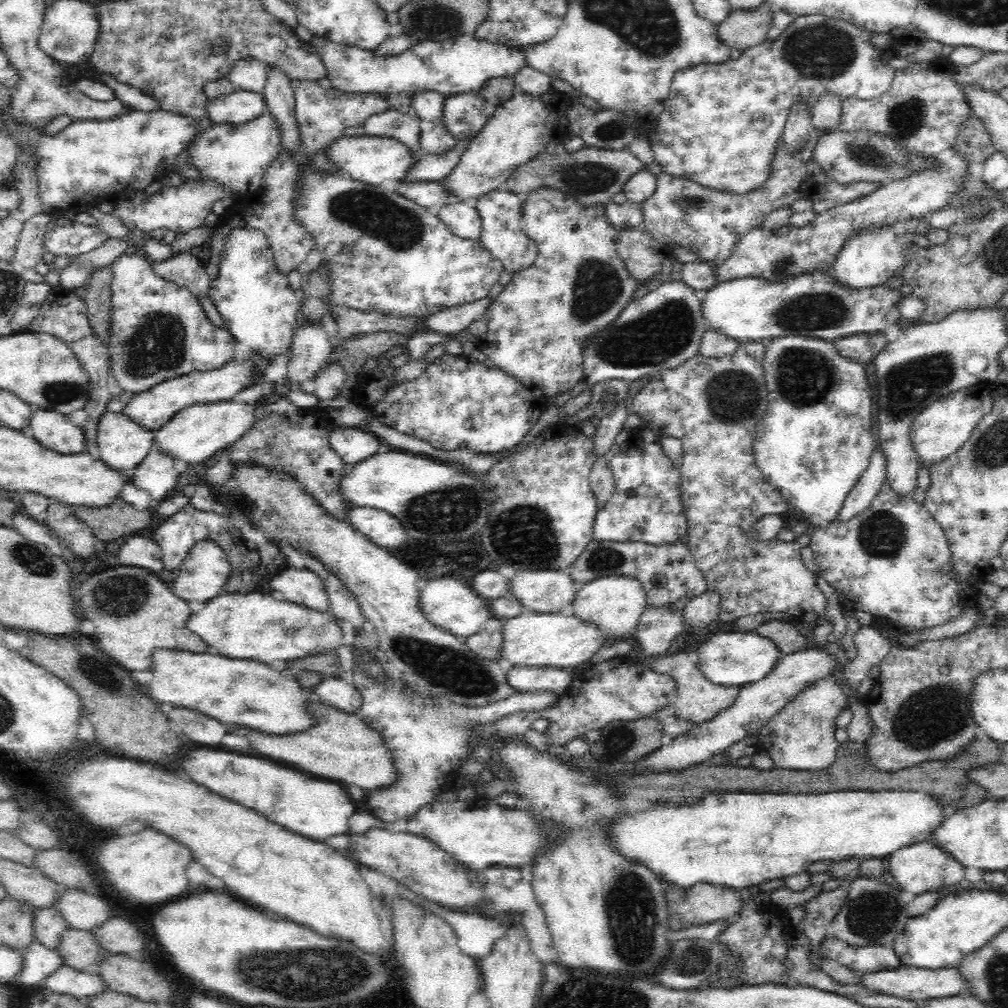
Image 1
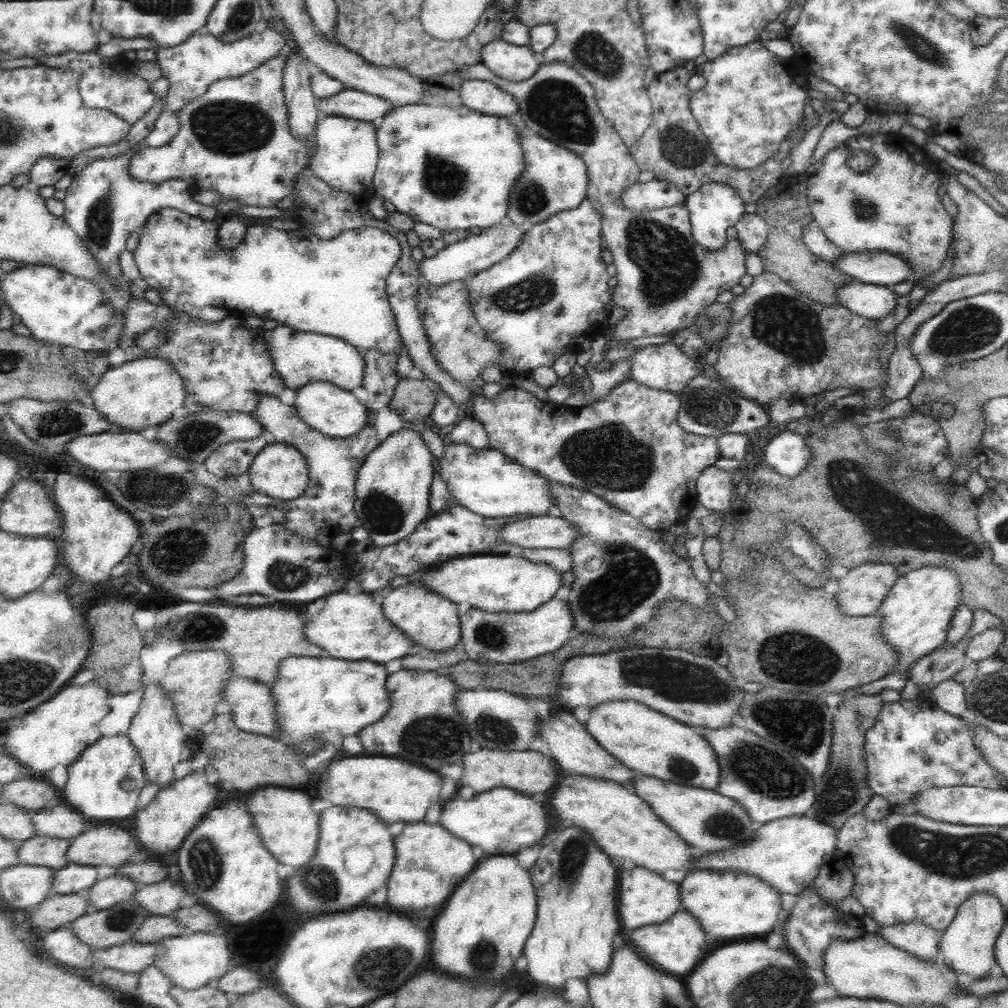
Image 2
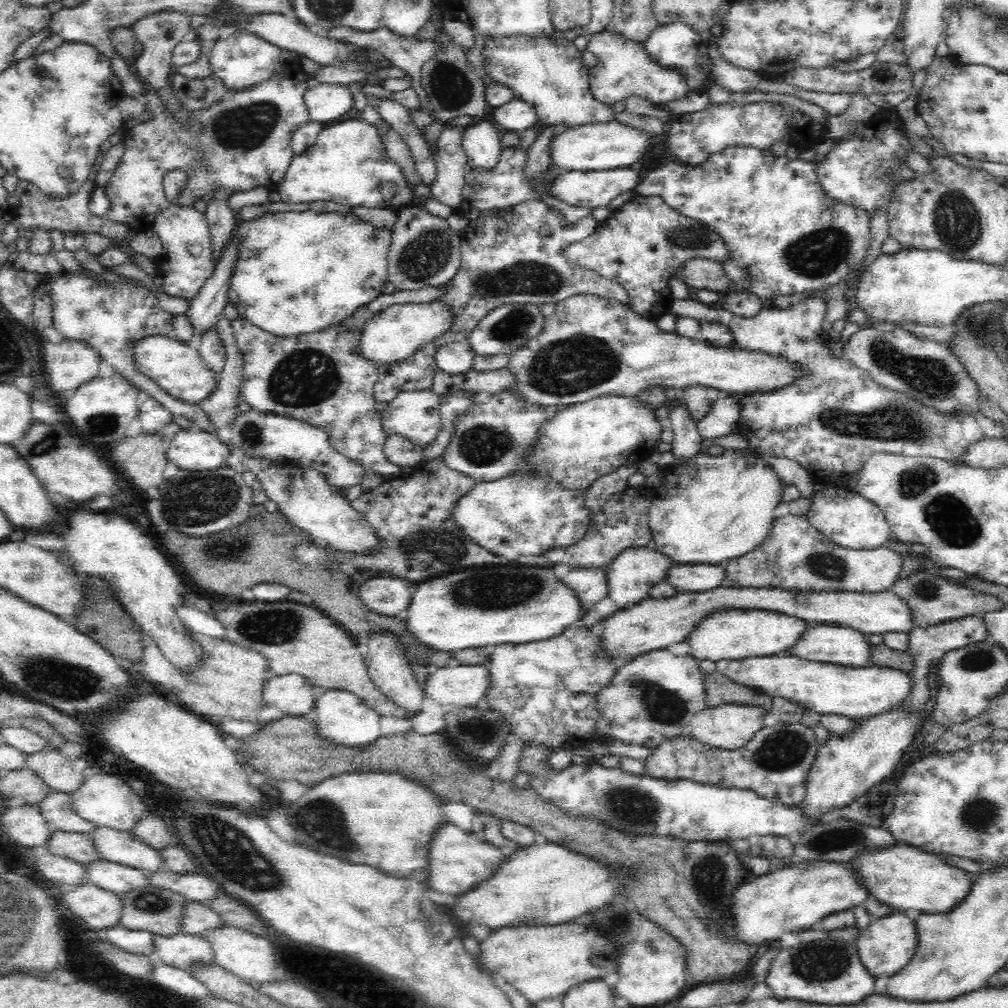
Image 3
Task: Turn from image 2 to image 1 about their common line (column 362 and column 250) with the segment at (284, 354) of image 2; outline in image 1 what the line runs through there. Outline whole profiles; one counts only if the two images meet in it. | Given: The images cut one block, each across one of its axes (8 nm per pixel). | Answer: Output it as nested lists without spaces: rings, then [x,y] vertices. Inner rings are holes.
[[[254,354],[252,358],[246,358],[242,362],[228,360],[222,368],[216,368],[216,370],[206,370],[206,372],[196,372],[194,370],[194,372],[184,374],[180,378],[160,382],[152,390],[144,390],[144,392],[134,394],[134,398],[128,400],[122,414],[128,416],[132,422],[140,424],[146,430],[158,432],[162,426],[166,426],[174,418],[174,414],[178,414],[178,412],[182,412],[190,406],[230,402],[238,392],[252,386],[252,382],[264,374],[264,366],[268,368],[268,364],[270,364],[270,358]]]

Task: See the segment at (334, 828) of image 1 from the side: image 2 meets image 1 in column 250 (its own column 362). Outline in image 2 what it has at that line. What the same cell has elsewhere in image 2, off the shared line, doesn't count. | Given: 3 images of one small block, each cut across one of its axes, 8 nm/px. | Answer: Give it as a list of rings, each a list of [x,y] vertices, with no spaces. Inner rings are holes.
[[[345,758],[329,764],[325,772],[325,780],[317,786],[323,792],[323,798],[331,806],[341,808],[357,808],[371,812],[375,818],[391,826],[393,822],[413,824],[423,820],[431,804],[439,802],[441,778],[429,770],[421,770],[417,766],[393,760],[393,758]]]

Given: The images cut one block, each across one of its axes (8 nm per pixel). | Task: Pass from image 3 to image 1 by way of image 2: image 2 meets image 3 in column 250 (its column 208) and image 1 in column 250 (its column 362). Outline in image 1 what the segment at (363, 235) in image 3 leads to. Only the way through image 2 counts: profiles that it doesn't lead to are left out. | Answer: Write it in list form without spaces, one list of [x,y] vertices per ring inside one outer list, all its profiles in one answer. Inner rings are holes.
[[[236,228],[224,244],[220,260],[220,274],[210,284],[210,302],[232,332],[232,338],[264,358],[276,360],[284,356],[288,360],[296,328],[300,326],[298,300],[288,276],[282,276],[276,268],[268,236],[256,228]]]

